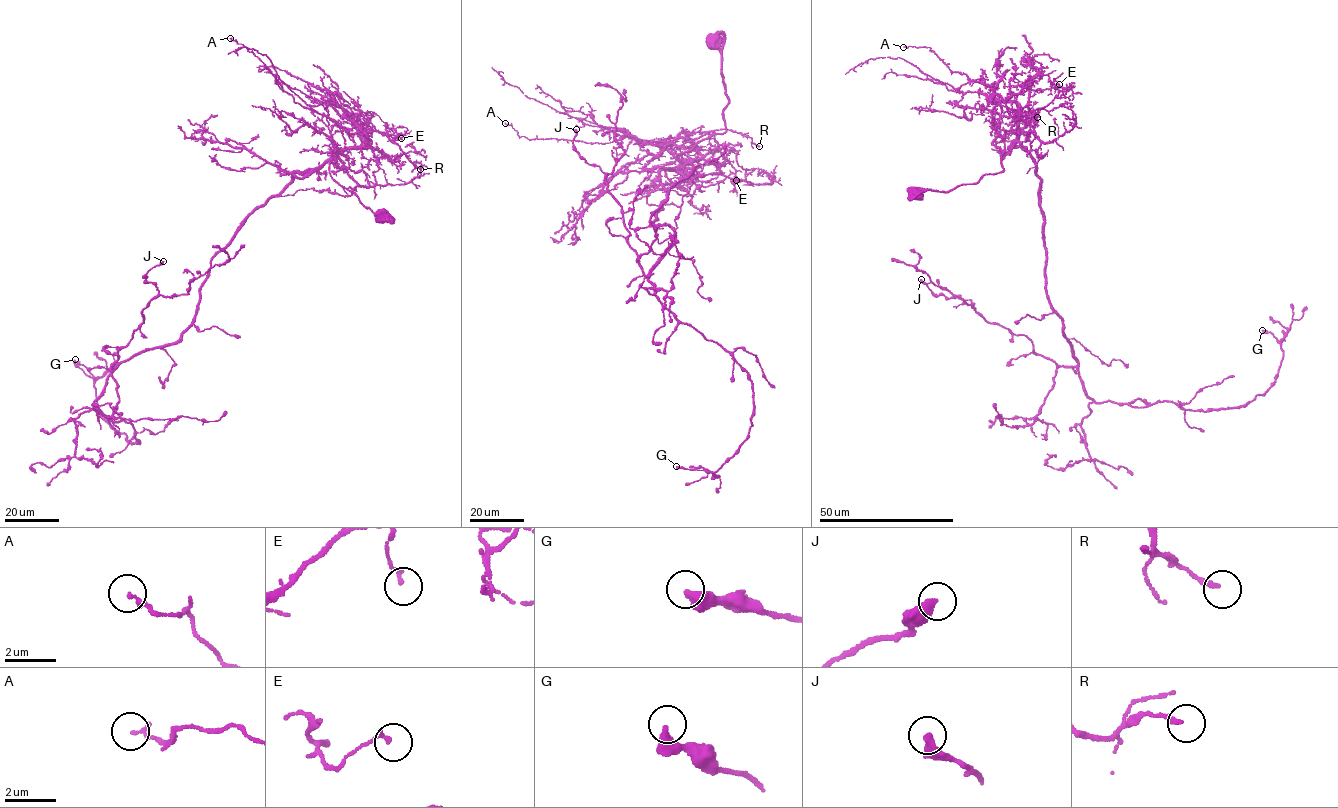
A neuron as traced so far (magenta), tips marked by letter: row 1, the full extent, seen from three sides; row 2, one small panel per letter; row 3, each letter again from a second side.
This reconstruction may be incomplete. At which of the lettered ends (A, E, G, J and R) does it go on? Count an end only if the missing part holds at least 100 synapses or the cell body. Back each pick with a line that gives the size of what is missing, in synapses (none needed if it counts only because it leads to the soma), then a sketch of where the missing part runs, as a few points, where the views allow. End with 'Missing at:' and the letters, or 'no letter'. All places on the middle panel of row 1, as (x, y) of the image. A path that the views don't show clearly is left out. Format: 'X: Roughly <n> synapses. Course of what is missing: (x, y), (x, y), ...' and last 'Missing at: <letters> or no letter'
Missing at: no letter

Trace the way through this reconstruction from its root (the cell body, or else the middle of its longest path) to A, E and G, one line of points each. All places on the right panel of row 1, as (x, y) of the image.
A: (916, 193), (948, 192), (1003, 171), (1004, 133), (1019, 129), (1022, 110), (952, 72), (929, 47), (903, 47)
E: (916, 193), (1003, 171), (1004, 133), (1019, 129), (1032, 78), (1059, 84)
G: (916, 193), (1003, 171), (1018, 130), (1047, 296), (1097, 402), (1244, 407), (1283, 356), (1262, 330)

